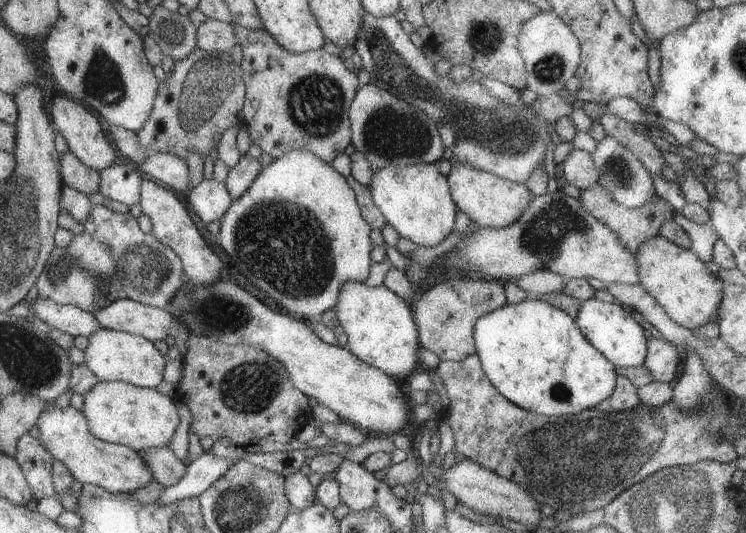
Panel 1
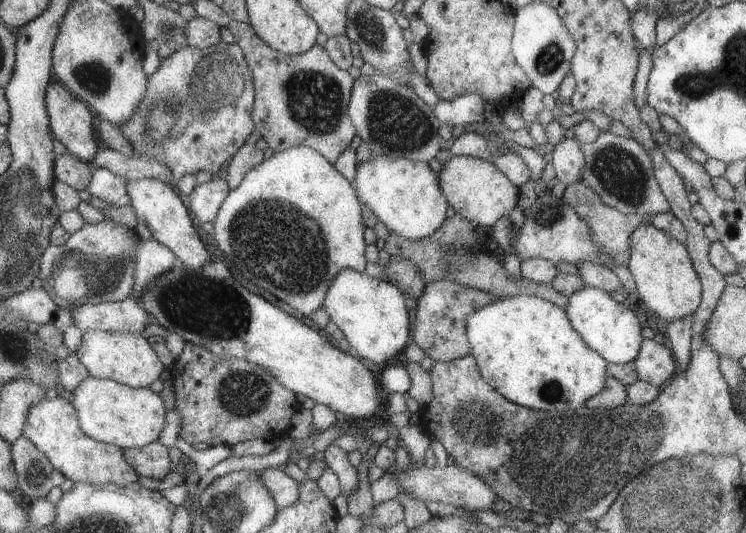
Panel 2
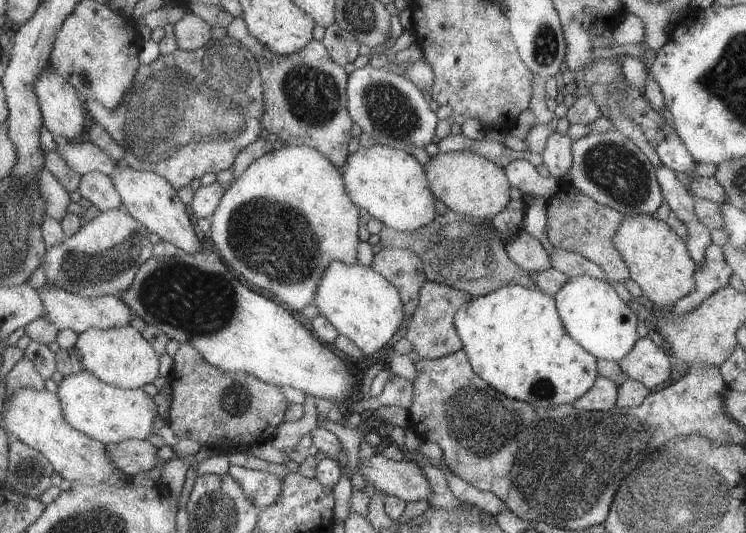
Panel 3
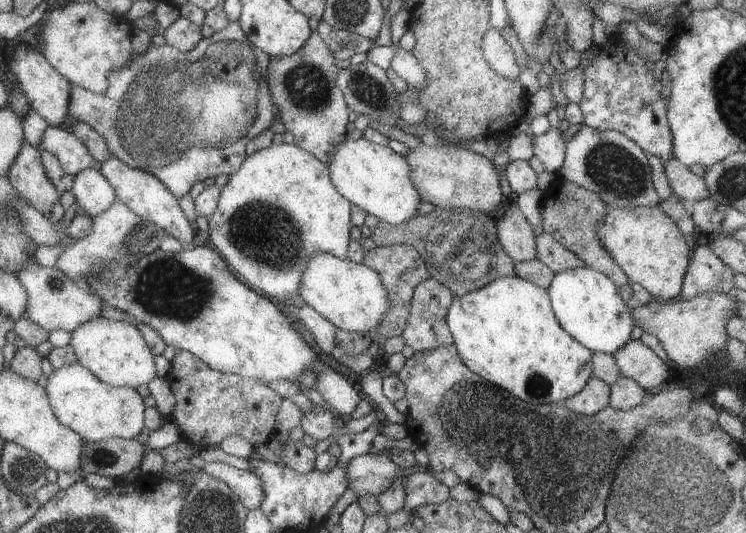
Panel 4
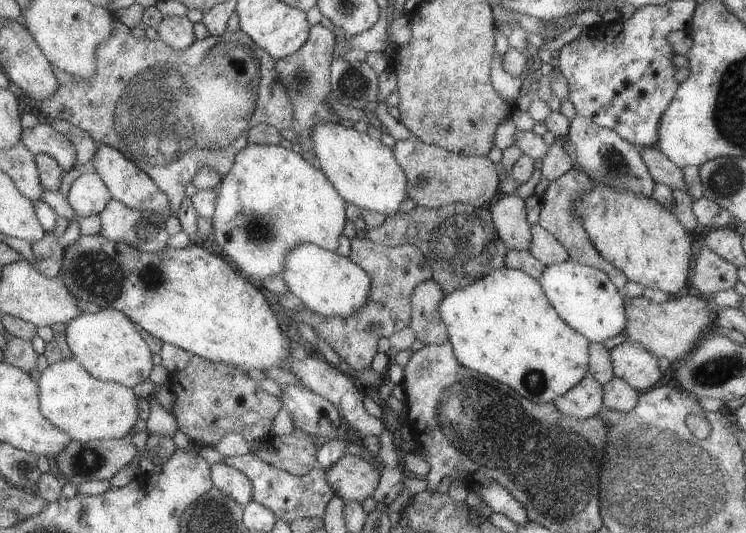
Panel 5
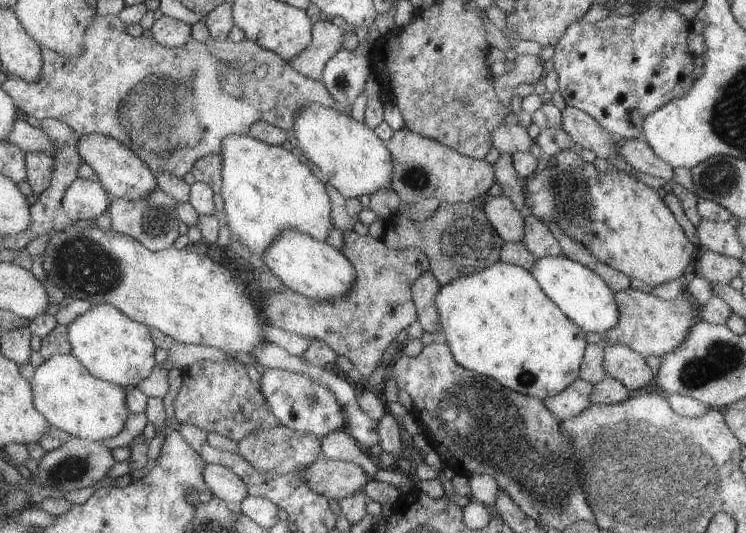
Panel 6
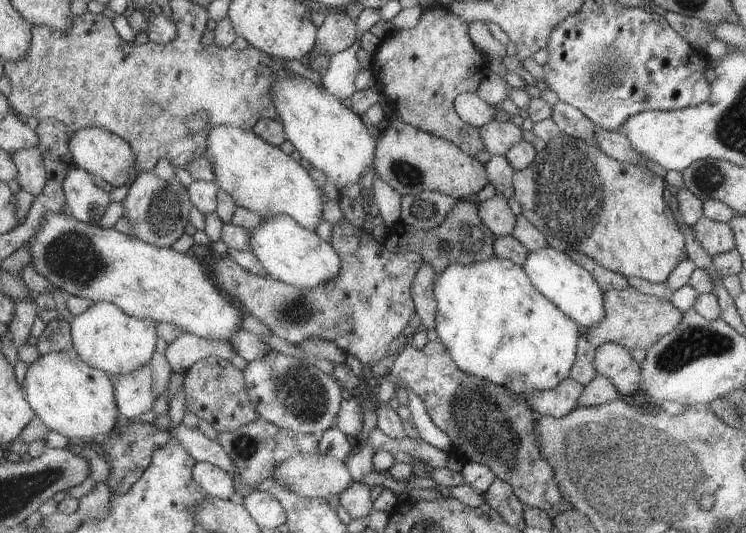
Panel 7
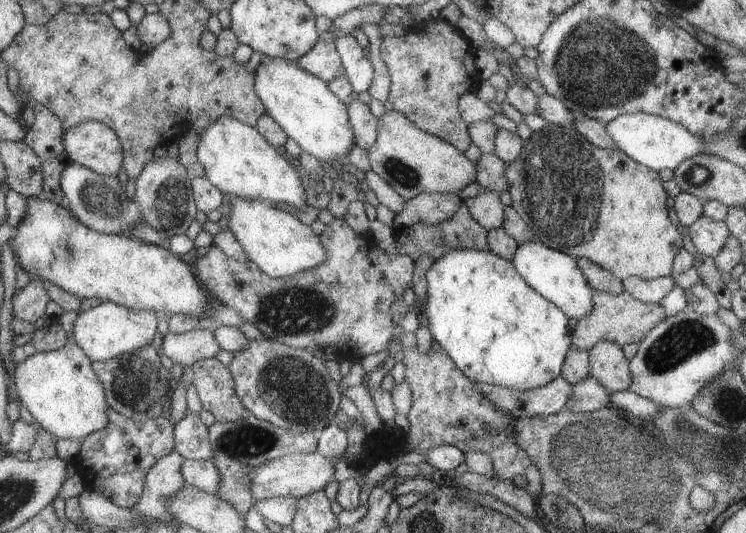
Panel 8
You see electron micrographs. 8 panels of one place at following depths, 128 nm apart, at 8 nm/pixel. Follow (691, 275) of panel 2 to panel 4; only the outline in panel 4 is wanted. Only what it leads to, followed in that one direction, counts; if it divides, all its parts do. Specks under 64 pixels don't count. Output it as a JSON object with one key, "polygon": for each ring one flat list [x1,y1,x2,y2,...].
{"polygon":[[607,205,607,214,595,226,595,234,629,283,639,284,657,301,679,298,690,261,687,238,679,232,675,222,659,210,658,205,637,206,631,210]]}

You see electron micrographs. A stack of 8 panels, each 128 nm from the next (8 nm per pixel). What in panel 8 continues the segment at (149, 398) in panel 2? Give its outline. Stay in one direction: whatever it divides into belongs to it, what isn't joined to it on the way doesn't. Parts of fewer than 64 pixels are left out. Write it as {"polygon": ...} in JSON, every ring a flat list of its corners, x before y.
{"polygon":[[63,311,56,319,67,334,65,346,56,351,37,353,19,361,13,370,13,388,15,398,29,411,36,424,57,438,83,438,89,433,107,426,107,402,104,388,95,372,91,370,91,361,77,346,72,330,76,312]]}

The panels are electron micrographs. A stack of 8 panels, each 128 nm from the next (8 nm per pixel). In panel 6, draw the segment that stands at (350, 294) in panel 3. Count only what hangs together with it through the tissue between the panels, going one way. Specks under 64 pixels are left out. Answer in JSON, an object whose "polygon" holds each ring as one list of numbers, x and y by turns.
{"polygon":[[285,230,264,253,264,264,283,286,313,302,327,302,345,297,355,287,356,273,347,258,335,248,308,235]]}

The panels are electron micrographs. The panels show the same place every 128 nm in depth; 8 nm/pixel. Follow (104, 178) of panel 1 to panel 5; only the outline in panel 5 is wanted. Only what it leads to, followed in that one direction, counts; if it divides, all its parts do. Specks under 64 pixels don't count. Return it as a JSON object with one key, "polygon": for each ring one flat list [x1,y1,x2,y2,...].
{"polygon":[[85,168,80,170,80,175,71,183,65,198,75,218,79,219,98,215,112,196,99,175,94,170]]}

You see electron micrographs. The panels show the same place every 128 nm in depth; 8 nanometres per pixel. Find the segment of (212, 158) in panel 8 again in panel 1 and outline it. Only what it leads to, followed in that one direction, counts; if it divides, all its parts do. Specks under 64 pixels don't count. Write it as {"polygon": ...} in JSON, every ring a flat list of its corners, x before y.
{"polygon":[[290,150,287,151,281,158,277,158,269,163,267,166,261,168,259,174,255,176,255,180,251,182,251,186,239,196,233,198,229,208,225,210,225,214,219,218,219,246,227,252,227,256,233,260,233,264,239,268,239,272,251,282,255,284,259,290,263,290,275,302,281,304,285,310,291,312,296,318,301,318,308,321,312,318,318,318,326,310,332,310,337,302,339,296,339,288,347,282,364,282,369,274,369,266,372,264,369,258,371,252,371,242,369,241,370,228,367,222,363,220,362,214,359,210,353,190,347,184,347,180,343,178,330,164,323,162,317,156,313,156,307,150]]}

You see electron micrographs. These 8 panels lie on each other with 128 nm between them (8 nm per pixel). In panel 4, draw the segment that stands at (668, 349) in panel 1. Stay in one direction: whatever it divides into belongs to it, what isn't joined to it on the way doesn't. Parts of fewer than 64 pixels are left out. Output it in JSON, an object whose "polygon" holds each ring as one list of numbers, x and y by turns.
{"polygon":[[640,339,627,341,612,355,621,377,631,378,648,393,661,388,667,378,668,366]]}

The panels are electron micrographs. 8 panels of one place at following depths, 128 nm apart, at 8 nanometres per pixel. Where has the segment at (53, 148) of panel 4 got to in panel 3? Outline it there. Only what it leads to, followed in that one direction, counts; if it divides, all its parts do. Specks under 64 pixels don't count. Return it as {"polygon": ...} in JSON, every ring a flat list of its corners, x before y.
{"polygon":[[52,136,55,142,55,152,63,158,63,162,77,174,100,172,109,177,111,170,119,163,113,162,108,154,99,150,91,142,71,142,61,136]]}

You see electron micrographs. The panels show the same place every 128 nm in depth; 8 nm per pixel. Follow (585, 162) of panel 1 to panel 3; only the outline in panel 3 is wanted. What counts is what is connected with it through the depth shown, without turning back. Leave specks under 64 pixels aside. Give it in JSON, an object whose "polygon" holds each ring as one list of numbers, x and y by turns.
{"polygon":[[551,132,539,153,549,176,558,180,571,168,571,138,566,134]]}

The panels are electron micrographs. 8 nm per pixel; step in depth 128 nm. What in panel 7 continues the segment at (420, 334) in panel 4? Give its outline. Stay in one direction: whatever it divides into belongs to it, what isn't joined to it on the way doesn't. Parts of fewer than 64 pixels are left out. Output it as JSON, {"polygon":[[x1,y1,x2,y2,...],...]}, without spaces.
{"polygon":[[423,263,417,268,411,283,410,293,414,309,426,331,435,326,436,304,433,294,433,282,435,280,437,280,437,273,431,266]]}

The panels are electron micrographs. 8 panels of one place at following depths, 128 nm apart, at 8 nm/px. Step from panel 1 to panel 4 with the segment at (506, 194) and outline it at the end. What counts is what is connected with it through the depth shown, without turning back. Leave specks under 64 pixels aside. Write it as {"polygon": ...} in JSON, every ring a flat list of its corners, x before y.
{"polygon":[[420,143,414,148,408,148,403,158,411,168,409,180,413,188,417,190,419,198,423,202,429,202,433,208,447,210,464,207,489,214,499,206,501,198,505,196,501,192,499,176,492,161,480,153,457,148,453,144,428,146]]}

